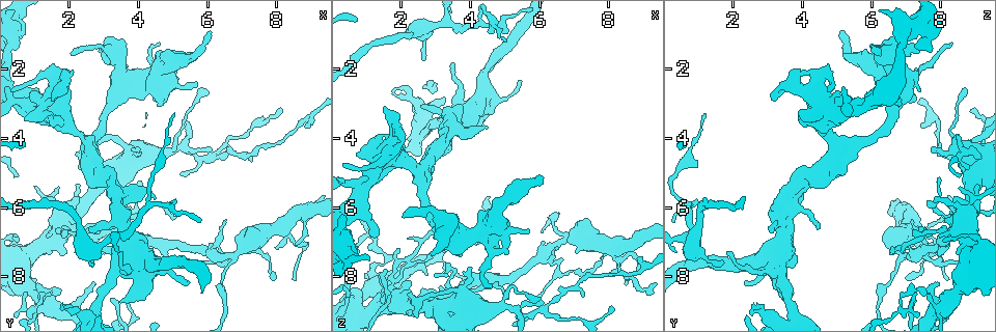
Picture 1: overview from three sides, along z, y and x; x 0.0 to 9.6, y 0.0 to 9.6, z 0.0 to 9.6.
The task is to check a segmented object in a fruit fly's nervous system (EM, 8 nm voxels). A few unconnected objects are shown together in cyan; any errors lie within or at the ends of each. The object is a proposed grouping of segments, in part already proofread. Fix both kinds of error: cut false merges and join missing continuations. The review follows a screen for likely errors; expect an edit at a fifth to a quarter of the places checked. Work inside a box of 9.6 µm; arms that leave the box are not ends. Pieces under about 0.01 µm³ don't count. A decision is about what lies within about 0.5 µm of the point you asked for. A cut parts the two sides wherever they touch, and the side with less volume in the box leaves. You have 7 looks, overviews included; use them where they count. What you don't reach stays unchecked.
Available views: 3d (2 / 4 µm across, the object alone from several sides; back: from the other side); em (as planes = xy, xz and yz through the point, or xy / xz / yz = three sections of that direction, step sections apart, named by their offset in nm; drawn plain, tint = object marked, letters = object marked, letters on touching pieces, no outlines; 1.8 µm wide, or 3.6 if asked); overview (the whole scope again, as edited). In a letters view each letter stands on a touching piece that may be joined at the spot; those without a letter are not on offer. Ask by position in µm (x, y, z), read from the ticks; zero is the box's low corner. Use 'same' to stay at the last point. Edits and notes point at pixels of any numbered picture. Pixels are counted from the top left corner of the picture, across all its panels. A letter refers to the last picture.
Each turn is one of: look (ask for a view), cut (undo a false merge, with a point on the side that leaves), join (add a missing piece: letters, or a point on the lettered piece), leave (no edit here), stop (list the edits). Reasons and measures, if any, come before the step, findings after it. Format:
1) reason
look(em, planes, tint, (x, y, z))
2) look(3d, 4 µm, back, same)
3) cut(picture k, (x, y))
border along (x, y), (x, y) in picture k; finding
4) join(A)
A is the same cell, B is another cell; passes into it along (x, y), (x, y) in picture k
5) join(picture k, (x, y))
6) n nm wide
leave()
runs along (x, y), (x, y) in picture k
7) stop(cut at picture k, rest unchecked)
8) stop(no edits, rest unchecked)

thin arm on a thick one
look(em, planes, letters, (3.35, 6.65, 8.60))

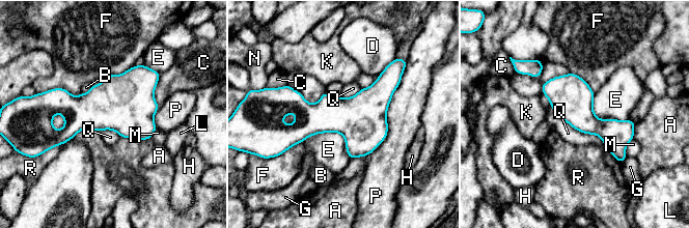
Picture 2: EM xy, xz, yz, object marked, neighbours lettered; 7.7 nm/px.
P touches over 700 nm
leave()
A, B, C, D, E, F, G, H, K, L, M, N, P, Q and R are other cells; border along (551, 107), (605, 147) in picture 2; one neuron here

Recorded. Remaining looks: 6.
an open end
look(em, 3.6 µm, planes, letters, (5.95, 2.55, 8.75))

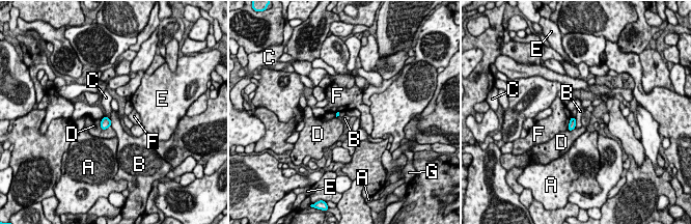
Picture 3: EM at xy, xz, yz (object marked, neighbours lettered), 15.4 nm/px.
60 nm wide
leave()
A, B, C, D, E, F and G are other cells; border along (576, 118), (574, 128) in picture 3; none of them fits

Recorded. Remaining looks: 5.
a narrow waist
look(3d, 2 µm, (2.85, 1.35, 6.20))

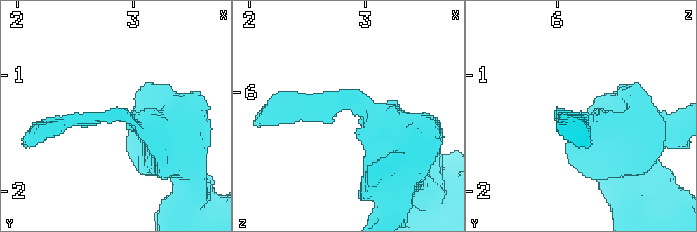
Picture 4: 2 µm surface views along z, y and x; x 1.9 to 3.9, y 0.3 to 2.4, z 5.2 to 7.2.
shape alone is not enough
look(em, planes, tint, (2.82, 1.36, 6.18))

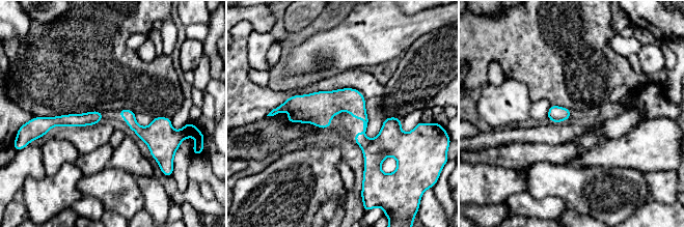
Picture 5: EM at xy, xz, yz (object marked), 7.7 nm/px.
see the neighbours
look(em, planes, letters, same)

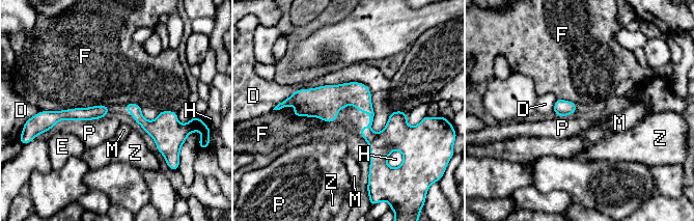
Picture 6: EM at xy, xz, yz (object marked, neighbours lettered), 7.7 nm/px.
leave()
D, E, F, H, M, P and Z are other cells; border along (108, 105), (45, 111) in picture 6; one neuron here

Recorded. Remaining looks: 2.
stop(no edits, rest unchecked)

